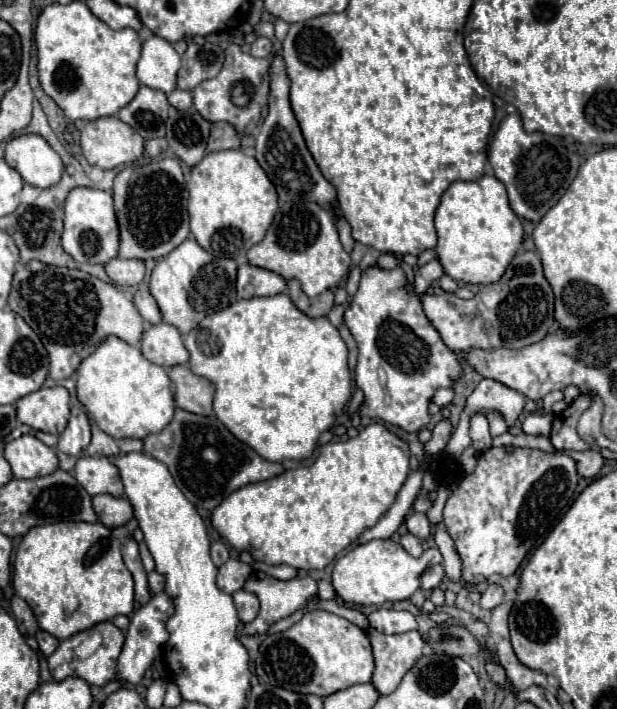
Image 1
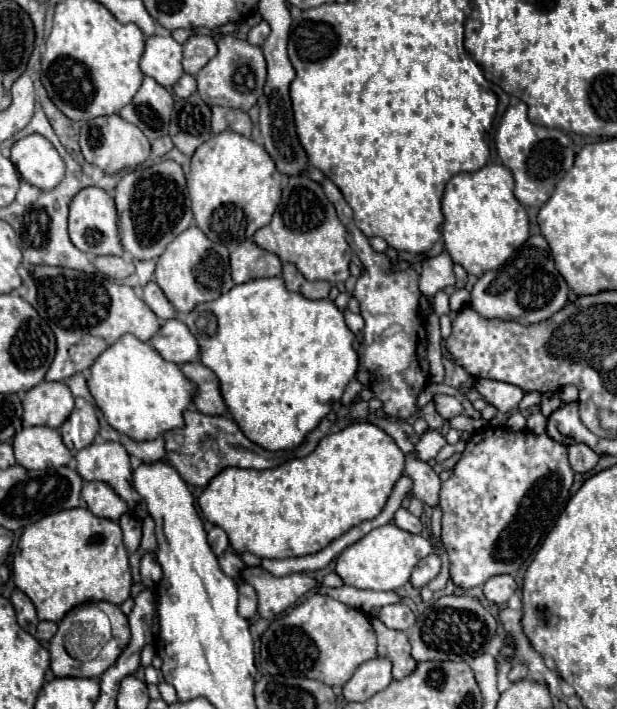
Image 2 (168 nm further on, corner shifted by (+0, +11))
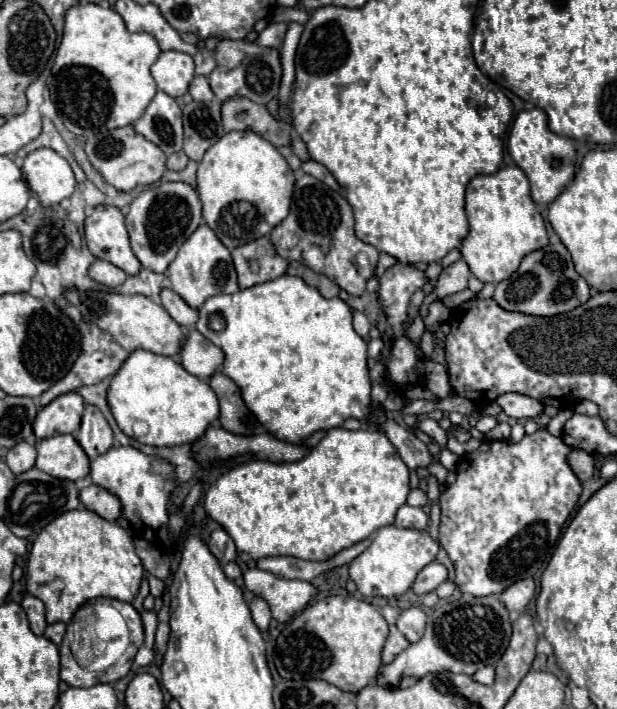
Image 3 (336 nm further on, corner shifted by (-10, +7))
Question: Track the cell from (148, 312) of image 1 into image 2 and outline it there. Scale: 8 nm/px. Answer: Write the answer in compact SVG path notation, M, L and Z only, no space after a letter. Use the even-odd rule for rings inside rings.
M149 282L145 288L143 288L143 302L157 314L157 318L161 320L169 320L169 318L175 318L175 310L171 306L171 302L165 298L165 294L161 292L161 288L155 284L155 282Z

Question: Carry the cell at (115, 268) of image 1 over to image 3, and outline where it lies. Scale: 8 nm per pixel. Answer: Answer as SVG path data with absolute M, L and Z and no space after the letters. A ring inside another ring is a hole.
M95 260L89 268L89 276L91 276L91 280L95 280L103 286L109 286L109 288L117 288L127 280L127 274L121 268L113 266L111 262L105 262L105 260Z

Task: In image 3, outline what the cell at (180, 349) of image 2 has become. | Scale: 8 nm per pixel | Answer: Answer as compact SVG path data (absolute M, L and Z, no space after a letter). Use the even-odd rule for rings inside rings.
M195 330L187 334L177 360L193 376L209 380L223 366L225 354L221 348L217 348L213 342L209 342L203 334Z

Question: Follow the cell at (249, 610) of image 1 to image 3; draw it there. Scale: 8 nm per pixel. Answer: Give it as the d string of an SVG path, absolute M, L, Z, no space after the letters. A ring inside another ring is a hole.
M255 596L255 598L251 600L249 608L251 608L251 616L253 616L257 628L259 628L261 632L267 632L269 622L271 622L271 612L269 612L267 602L265 602L261 596Z

